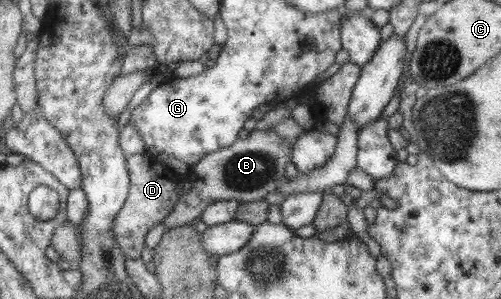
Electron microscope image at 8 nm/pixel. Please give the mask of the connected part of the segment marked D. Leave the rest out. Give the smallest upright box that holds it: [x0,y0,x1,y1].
[109,153,178,259]

